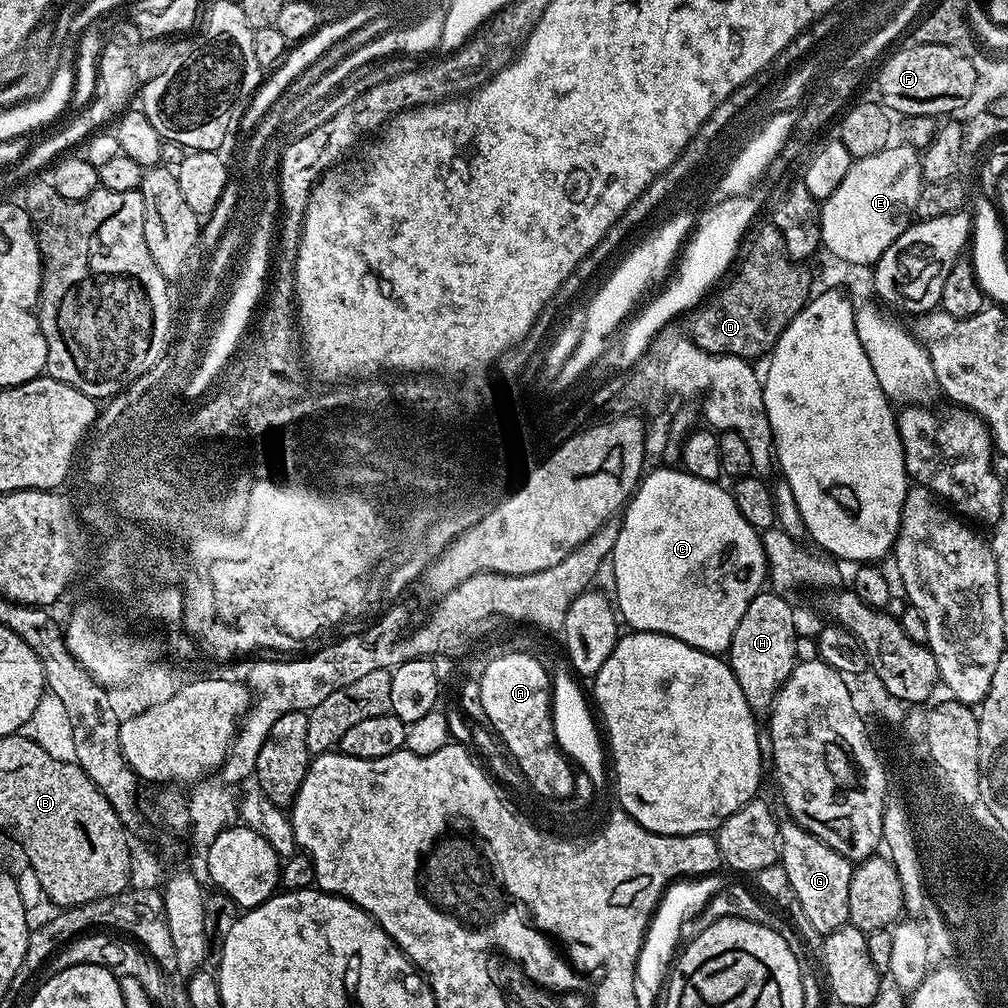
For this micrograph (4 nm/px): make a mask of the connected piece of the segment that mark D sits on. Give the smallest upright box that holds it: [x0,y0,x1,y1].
[690,222,814,358]

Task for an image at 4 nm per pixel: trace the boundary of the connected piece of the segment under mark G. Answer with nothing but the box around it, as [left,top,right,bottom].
[778,818,853,934]

